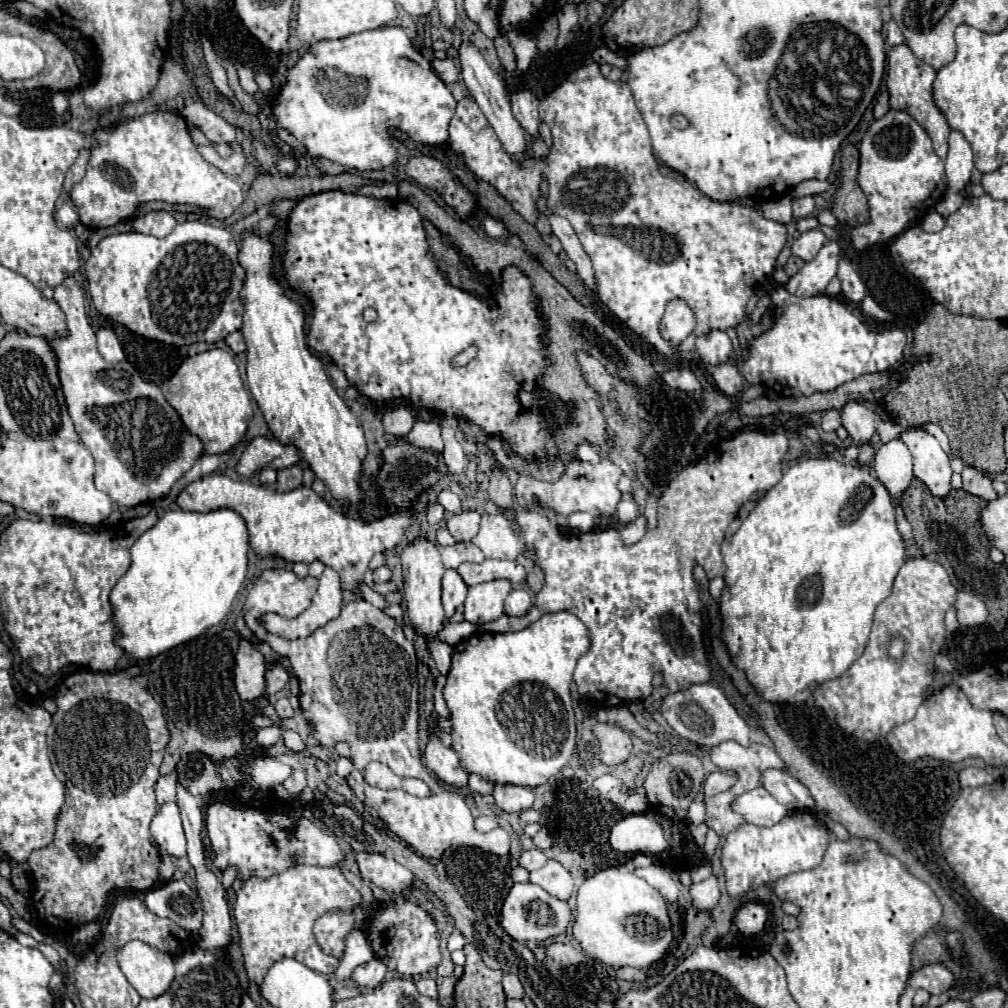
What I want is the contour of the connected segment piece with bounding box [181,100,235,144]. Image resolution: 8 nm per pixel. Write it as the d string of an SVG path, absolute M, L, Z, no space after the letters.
M193 100L187 102L181 116L189 126L197 126L209 142L213 144L233 144L235 142L235 126L227 124L221 116L209 110L203 102Z

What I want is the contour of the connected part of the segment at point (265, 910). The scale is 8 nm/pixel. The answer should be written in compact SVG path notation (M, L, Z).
M291 866L269 878L249 878L237 892L233 916L239 932L239 946L245 958L247 976L261 984L267 968L281 958L295 958L315 972L331 974L339 960L325 956L313 938L313 922L329 910L353 910L361 904L361 894L343 878L337 866Z

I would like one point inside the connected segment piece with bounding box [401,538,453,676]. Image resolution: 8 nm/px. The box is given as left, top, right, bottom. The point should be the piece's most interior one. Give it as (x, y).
(422, 568)

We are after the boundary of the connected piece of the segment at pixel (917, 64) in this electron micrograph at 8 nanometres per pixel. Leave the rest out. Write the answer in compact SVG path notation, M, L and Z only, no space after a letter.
M899 44L895 48L889 50L887 54L887 90L891 96L891 108L895 110L905 110L909 112L931 136L933 140L933 150L939 158L947 156L947 138L951 134L951 128L947 124L947 118L943 116L943 112L935 106L933 102L933 82L937 78L937 72L925 64L923 60L919 60L907 44Z

